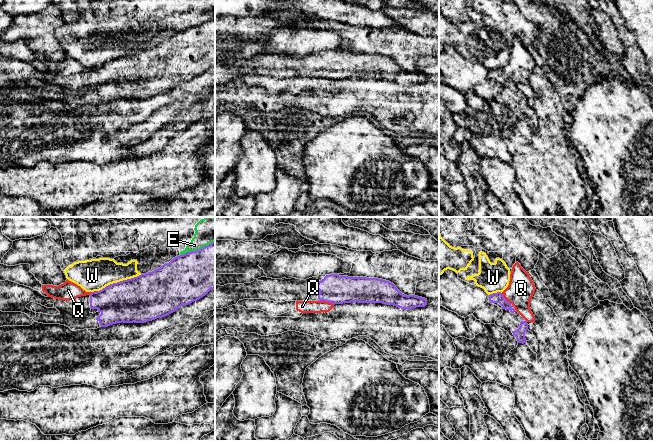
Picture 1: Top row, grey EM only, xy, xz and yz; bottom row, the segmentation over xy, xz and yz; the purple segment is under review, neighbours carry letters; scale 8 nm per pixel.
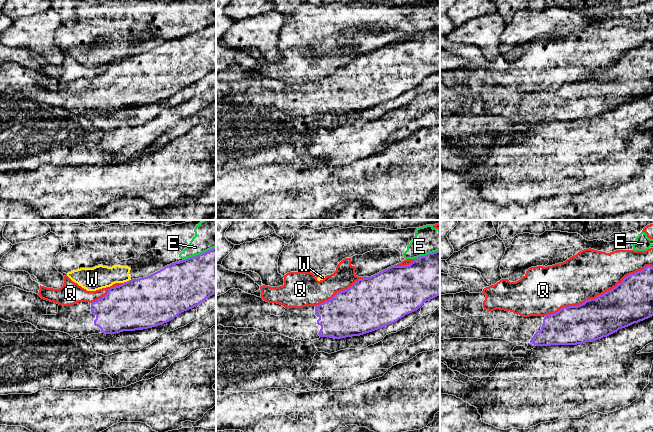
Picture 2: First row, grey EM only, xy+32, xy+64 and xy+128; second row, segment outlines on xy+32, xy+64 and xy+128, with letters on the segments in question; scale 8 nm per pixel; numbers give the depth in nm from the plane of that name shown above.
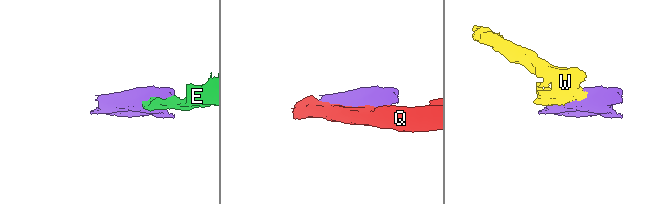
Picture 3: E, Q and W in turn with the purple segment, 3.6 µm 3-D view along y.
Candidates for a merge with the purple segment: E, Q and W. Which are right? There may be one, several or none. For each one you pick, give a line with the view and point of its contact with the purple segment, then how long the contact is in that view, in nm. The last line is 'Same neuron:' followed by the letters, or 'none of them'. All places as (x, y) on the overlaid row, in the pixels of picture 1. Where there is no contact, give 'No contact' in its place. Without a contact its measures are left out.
Same neuron: none of them

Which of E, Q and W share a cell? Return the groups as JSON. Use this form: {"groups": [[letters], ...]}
{"groups": [["E", "W"], ["Q"]]}

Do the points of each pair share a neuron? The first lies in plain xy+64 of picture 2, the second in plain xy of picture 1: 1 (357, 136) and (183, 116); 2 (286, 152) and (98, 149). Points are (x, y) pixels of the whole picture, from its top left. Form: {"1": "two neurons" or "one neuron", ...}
{"1": "two neurons", "2": "one neuron"}

